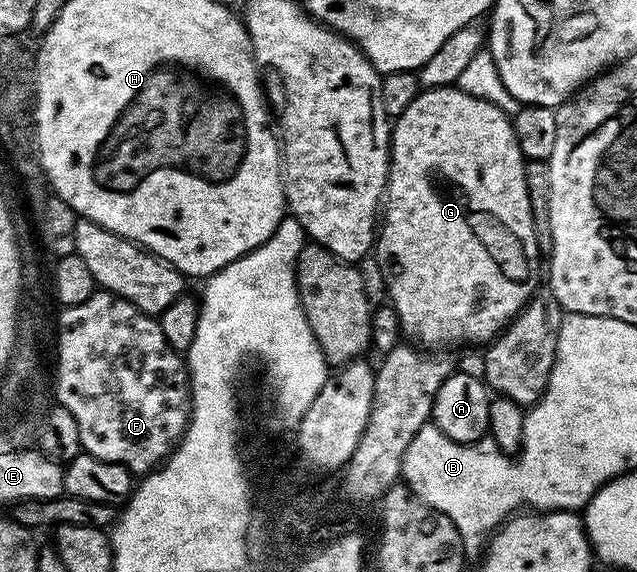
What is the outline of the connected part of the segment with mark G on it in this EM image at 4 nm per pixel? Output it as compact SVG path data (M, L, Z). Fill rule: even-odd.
M456 85L440 86L438 90L422 89L405 111L391 126L391 149L389 152L389 176L383 195L383 221L375 238L375 254L381 257L381 274L385 277L388 301L401 318L401 329L406 335L418 334L425 342L437 348L461 346L464 342L488 344L508 326L517 313L538 293L537 269L543 266L543 251L539 245L539 227L533 223L533 209L525 179L527 159L521 155L519 140L513 131L510 115L495 104L464 94Z

